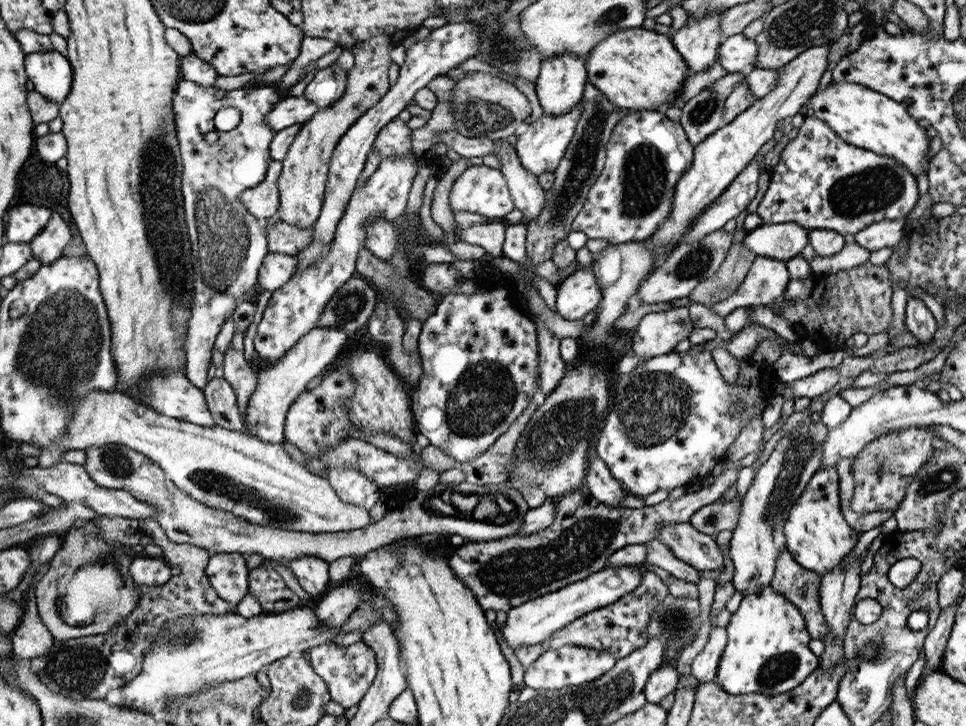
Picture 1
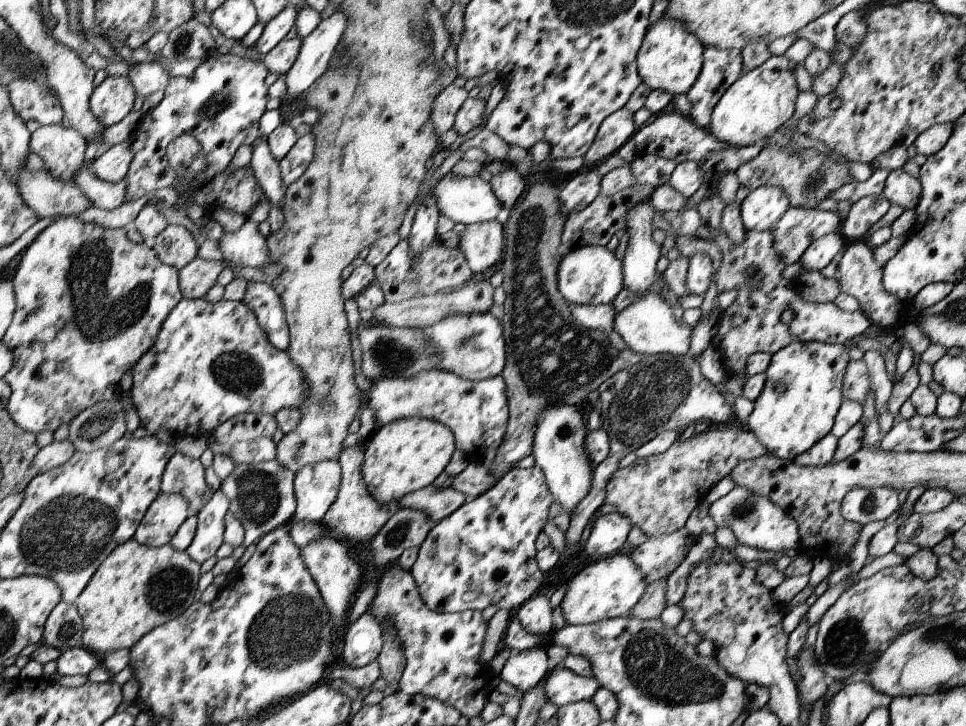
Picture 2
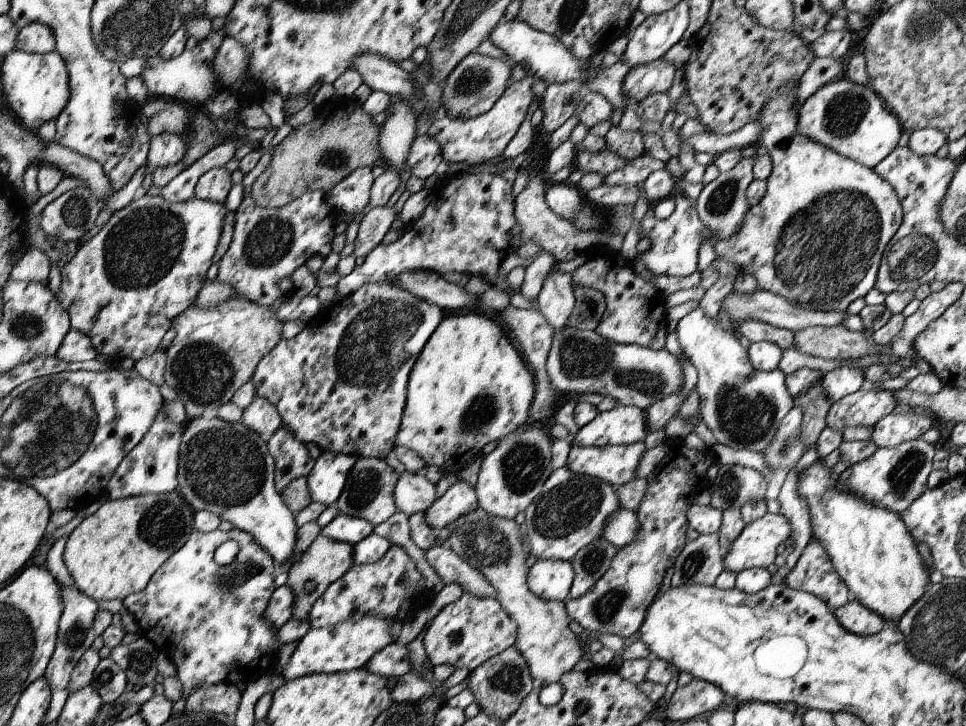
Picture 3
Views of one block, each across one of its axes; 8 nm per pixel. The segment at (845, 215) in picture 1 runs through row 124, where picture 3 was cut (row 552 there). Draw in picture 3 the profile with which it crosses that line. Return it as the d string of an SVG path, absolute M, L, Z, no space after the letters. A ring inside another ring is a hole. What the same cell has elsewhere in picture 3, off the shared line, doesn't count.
M811 537L796 564L790 569L782 583L817 596L831 612L850 602L850 590L838 576L830 555L820 541Z

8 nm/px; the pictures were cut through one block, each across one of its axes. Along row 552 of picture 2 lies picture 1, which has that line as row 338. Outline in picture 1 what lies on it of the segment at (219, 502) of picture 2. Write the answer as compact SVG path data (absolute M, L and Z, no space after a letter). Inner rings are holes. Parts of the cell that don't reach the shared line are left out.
M185 80L175 88L172 97L172 112L175 126L177 126L178 147L180 147L180 158L182 159L181 191L185 218L190 218L189 239L193 246L193 269L196 274L194 278L194 294L192 304L192 316L189 320L189 329L185 342L188 356L185 360L185 375L194 386L200 390L208 384L208 366L212 358L212 349L216 345L218 333L221 326L228 318L232 317L236 306L245 300L245 296L252 292L258 284L258 268L264 264L268 256L266 248L266 233L256 216L250 214L245 203L240 201L240 196L245 190L260 185L265 180L272 161L271 146L274 138L273 129L268 123L269 112L285 97L284 92L273 85L248 85L239 90L228 90L222 98L216 98L218 92L216 86L201 86L200 83ZM224 107L238 108L241 112L240 124L228 132L216 130L213 124L213 116ZM216 132L218 142L209 145L206 142L206 134Z

